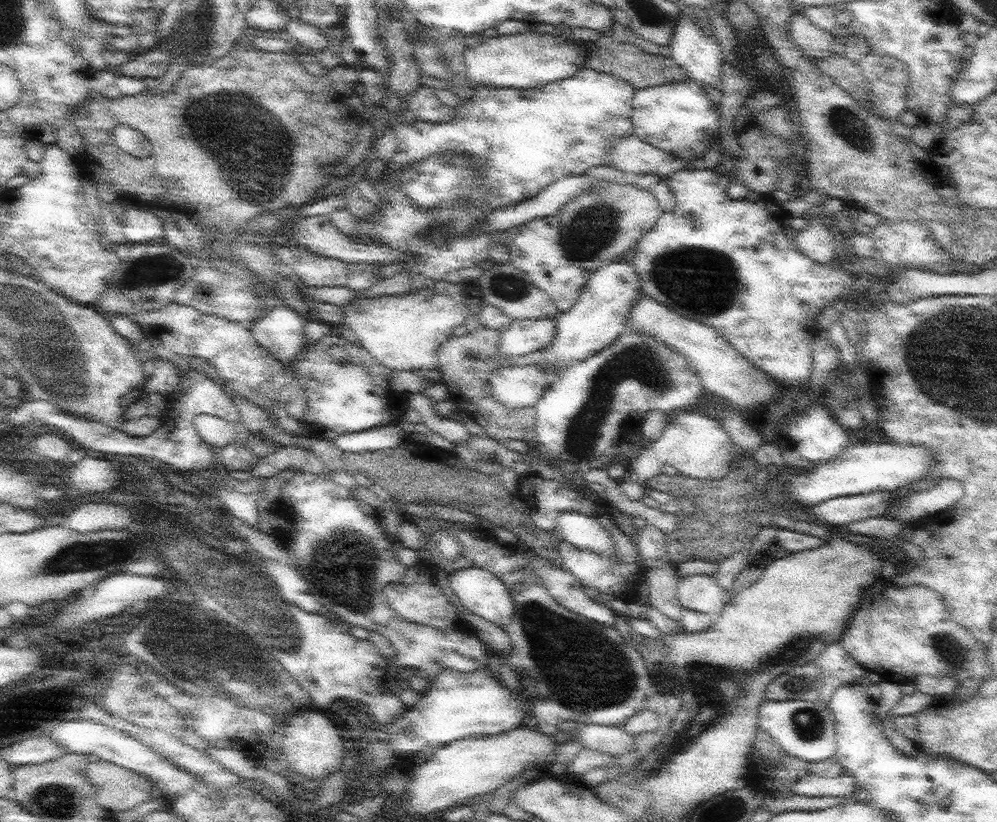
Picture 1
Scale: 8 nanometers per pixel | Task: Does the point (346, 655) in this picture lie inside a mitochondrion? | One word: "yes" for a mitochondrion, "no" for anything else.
no

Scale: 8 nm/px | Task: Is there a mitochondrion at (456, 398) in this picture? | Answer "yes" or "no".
no

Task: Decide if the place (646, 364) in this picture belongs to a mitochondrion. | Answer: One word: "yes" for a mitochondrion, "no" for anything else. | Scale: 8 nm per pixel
yes

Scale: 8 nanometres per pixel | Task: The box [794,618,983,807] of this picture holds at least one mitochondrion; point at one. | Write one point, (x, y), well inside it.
(951, 651)

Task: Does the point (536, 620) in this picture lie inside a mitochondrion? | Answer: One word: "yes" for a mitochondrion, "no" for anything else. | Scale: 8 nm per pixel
yes

